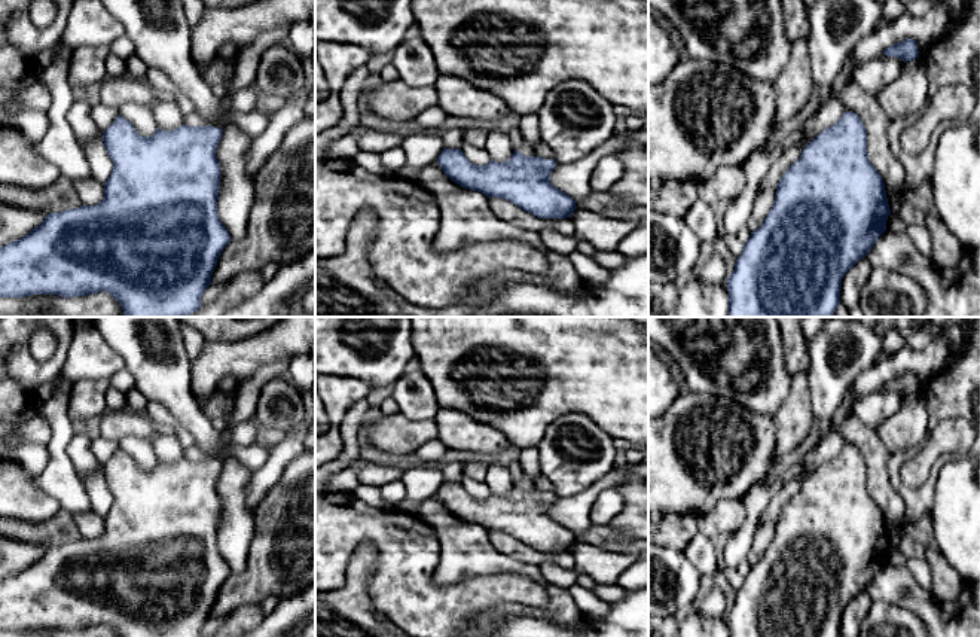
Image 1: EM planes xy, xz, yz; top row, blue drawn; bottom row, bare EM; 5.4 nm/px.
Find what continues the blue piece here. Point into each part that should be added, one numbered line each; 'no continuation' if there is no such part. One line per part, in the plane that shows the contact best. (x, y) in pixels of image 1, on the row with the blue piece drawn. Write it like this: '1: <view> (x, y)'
no continuation

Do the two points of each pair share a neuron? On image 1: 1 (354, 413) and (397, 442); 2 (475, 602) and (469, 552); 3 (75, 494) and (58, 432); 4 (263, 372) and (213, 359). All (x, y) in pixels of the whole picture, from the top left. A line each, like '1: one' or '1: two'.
1: two
2: two
3: one
4: two

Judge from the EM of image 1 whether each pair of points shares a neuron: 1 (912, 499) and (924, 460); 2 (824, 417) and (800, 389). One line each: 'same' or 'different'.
1: different
2: different

